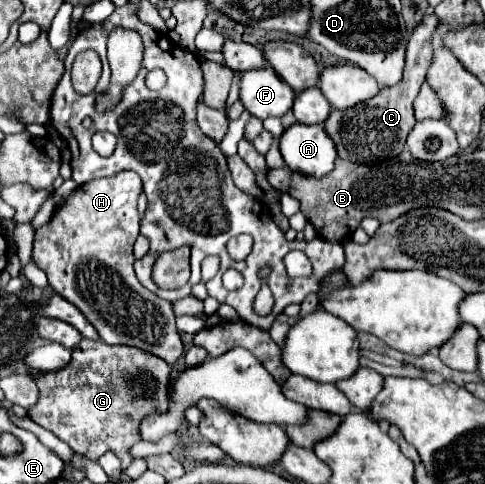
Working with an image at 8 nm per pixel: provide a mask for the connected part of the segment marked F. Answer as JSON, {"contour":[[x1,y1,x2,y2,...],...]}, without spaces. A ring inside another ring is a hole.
{"contour":[[271,67,243,71,241,75,241,101,253,117,283,117,293,107,295,95]]}

